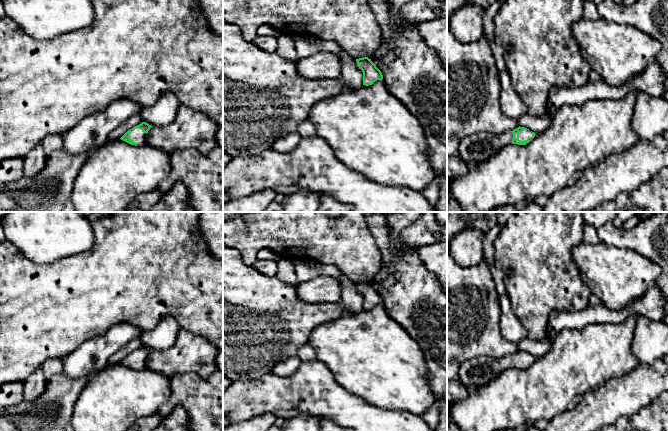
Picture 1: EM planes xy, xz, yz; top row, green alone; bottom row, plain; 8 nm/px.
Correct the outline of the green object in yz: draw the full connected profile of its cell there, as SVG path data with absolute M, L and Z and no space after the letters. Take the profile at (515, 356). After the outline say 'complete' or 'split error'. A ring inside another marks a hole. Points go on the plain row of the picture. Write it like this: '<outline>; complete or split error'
M520 350L502 358L476 357L460 364L458 379L471 390L488 385L509 368L526 369L535 359L534 356Z; split error

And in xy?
M146 346L128 354L120 363L135 370L141 370L146 367L146 358L152 350Z; split error

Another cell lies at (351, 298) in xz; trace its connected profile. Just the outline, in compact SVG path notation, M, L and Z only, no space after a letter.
M295 263L295 273L298 283L309 281L316 277L332 277L341 284L341 303L351 313L356 314L363 310L363 296L357 290L356 283L343 275L334 265L318 264L306 265Z

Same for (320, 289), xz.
M316 277L297 284L298 298L308 303L341 301L341 284L332 277Z

